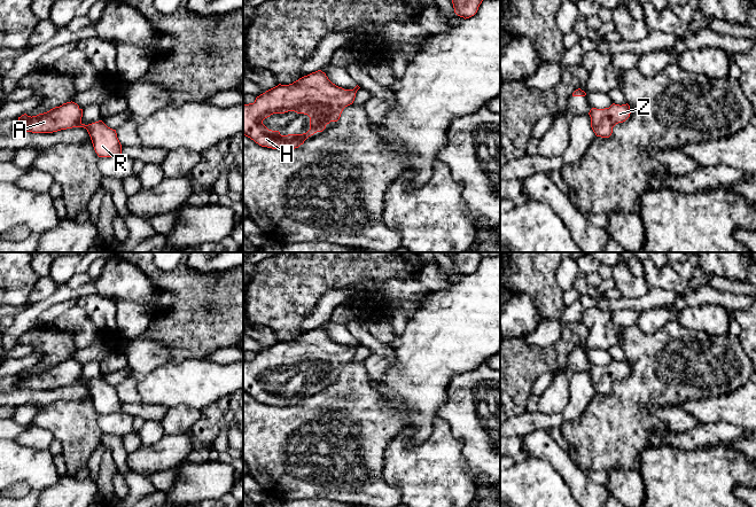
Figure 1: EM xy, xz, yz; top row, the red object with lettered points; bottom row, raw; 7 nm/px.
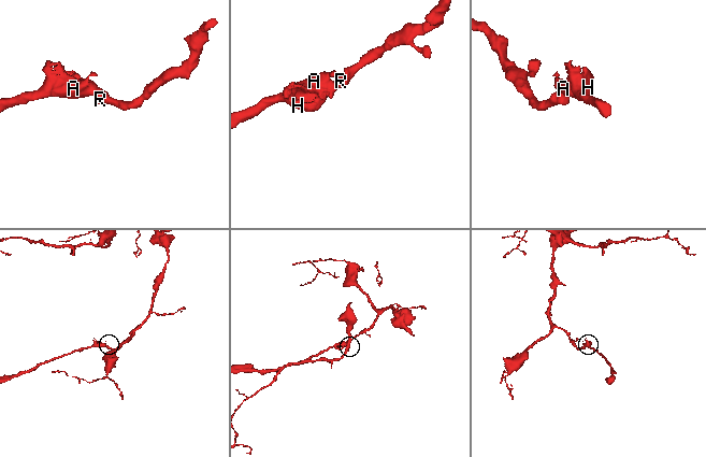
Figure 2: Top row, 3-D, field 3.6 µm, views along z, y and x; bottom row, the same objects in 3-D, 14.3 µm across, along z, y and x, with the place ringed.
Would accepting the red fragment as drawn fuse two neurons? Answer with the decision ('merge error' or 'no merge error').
no merge error

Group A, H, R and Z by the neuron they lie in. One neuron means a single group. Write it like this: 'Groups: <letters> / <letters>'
Groups: A H R Z

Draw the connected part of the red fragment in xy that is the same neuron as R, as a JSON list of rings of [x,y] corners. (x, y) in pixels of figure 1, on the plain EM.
[[[71,358],[37,373],[22,372],[18,374],[18,385],[21,389],[53,390],[72,384],[84,384],[99,414],[122,412],[122,401],[116,387],[108,384],[102,377],[85,382],[81,380],[81,374],[83,366]]]

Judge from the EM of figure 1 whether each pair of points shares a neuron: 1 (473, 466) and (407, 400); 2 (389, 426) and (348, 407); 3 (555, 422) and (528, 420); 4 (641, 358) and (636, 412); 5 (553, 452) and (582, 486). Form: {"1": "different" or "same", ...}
{"1": "different", "2": "same", "3": "same", "4": "same", "5": "same"}

